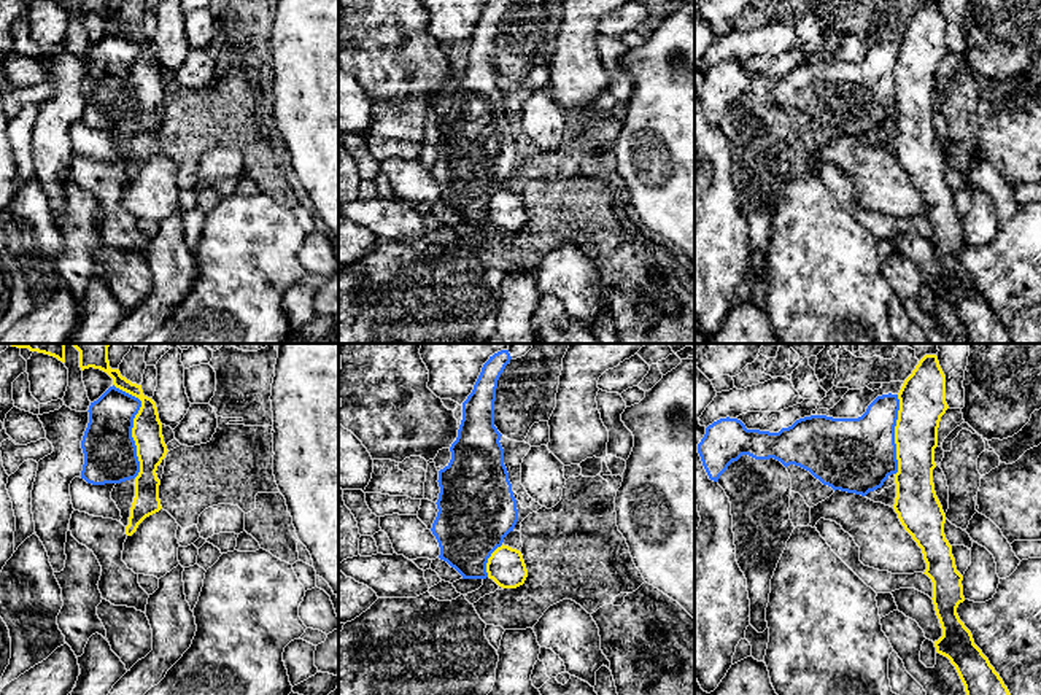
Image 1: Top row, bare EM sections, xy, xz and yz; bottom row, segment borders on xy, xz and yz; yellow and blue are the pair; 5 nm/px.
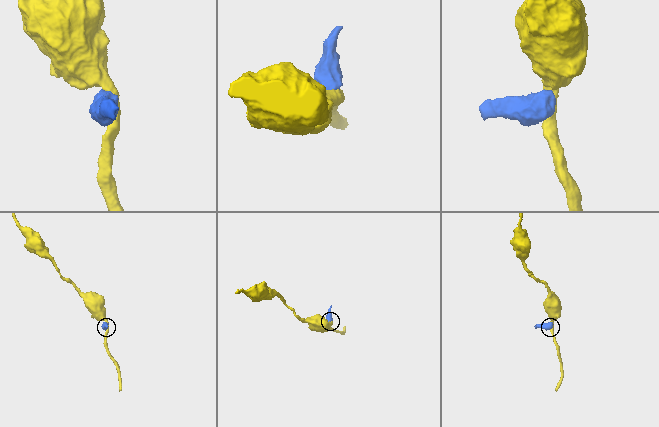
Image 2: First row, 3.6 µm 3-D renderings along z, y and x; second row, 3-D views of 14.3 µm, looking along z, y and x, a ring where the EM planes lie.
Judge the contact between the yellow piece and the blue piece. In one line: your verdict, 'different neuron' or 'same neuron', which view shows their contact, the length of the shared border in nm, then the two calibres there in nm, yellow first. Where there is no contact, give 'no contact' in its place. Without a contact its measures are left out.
different neuron | xy | 500 nm | 150/280 nm

